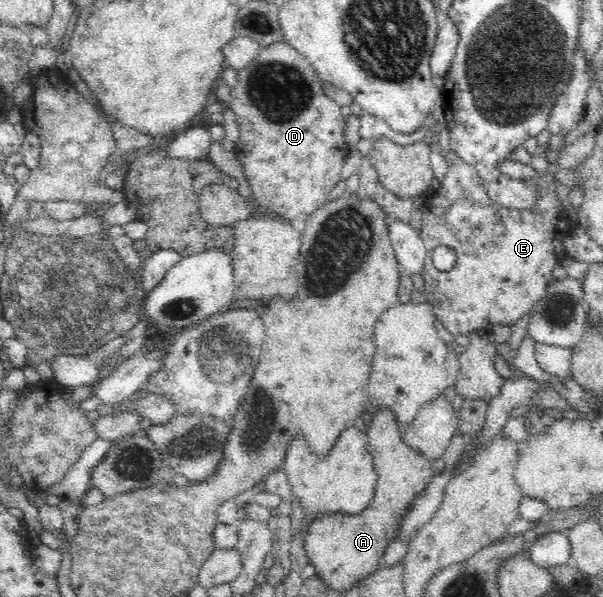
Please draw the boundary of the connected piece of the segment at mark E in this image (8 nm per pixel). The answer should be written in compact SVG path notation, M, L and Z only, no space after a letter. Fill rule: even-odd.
M452 149L439 151L448 165L463 165L463 191L435 190L425 196L420 236L426 246L426 260L420 274L424 279L426 302L453 336L467 336L471 331L497 324L510 327L545 295L553 278L553 267L567 257L563 239L575 223L569 222L560 205L553 173L539 174L531 164L510 158L499 163L499 171L526 181L540 193L531 209L509 209L497 205L487 195L474 167L461 161ZM439 245L456 251L456 264L449 271L440 272L434 266L432 253Z

